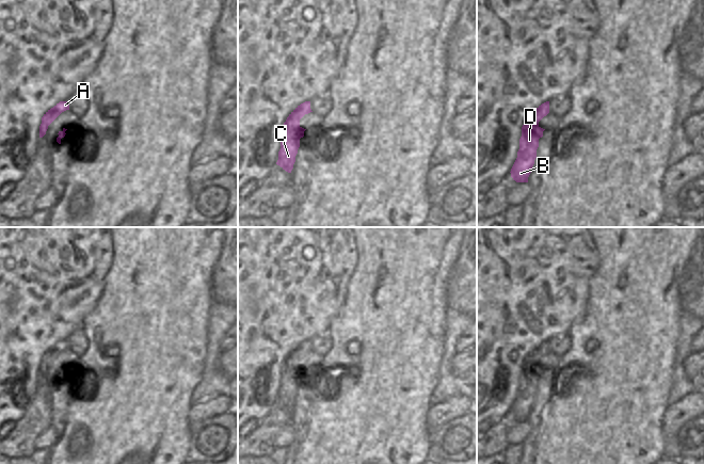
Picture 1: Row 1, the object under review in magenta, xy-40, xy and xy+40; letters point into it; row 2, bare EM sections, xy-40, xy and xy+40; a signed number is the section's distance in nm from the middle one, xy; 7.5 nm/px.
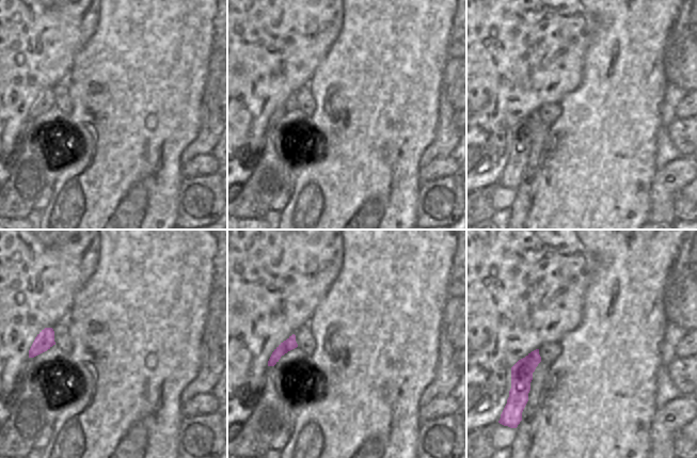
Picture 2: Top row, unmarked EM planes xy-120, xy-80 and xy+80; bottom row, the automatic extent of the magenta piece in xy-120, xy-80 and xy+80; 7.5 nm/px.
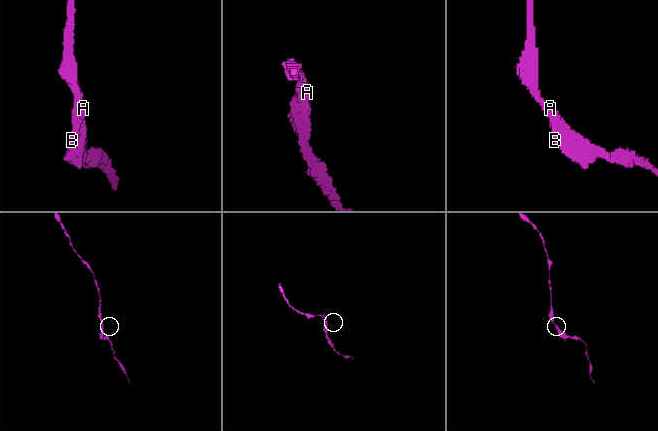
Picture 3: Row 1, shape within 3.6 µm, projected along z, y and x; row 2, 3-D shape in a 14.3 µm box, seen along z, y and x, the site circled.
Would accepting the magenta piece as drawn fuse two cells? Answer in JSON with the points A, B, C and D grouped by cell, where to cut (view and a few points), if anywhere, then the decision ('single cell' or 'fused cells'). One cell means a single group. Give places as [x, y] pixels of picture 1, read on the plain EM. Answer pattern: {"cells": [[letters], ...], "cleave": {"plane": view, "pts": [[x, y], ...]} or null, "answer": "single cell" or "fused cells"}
{"cells": [["A", "B", "C", "D"]], "cleave": null, "answer": "single cell"}

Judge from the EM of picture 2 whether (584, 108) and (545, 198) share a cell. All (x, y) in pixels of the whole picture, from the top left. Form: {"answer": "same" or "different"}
{"answer": "same"}

